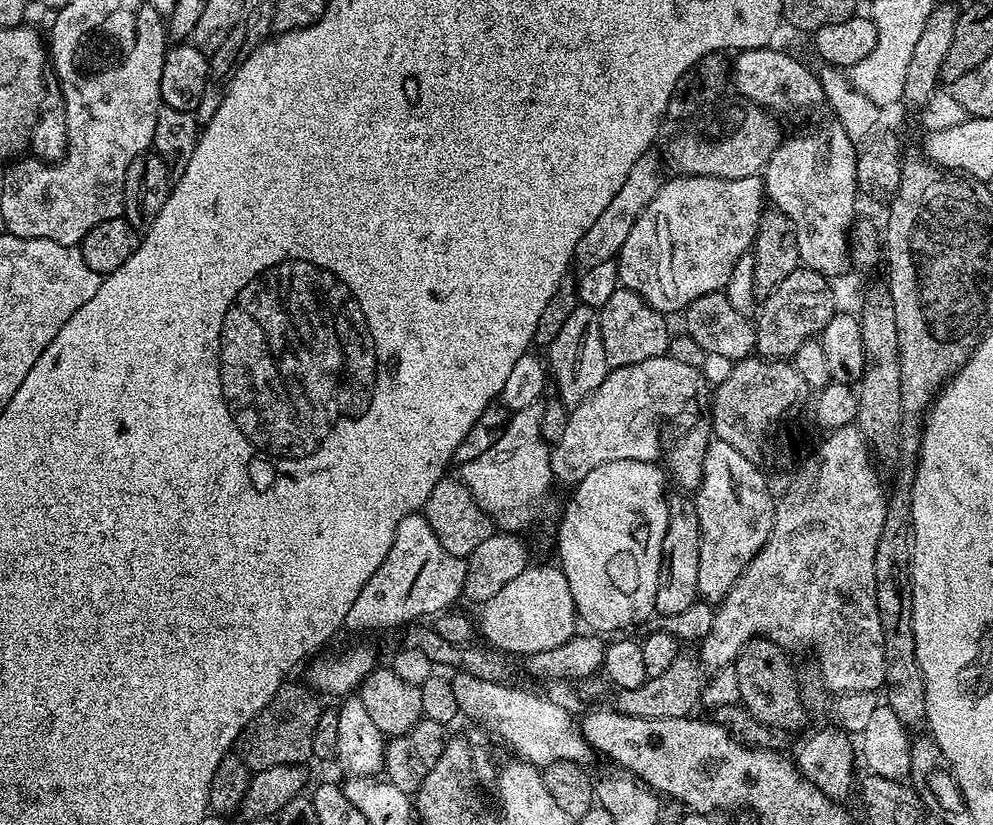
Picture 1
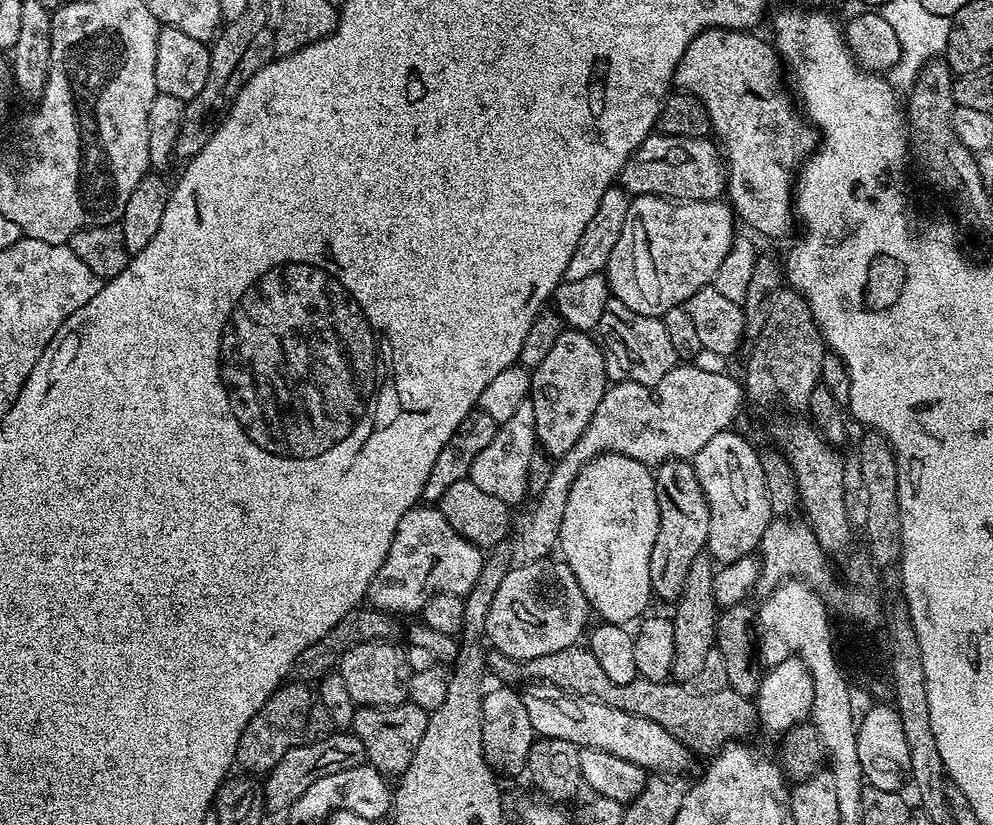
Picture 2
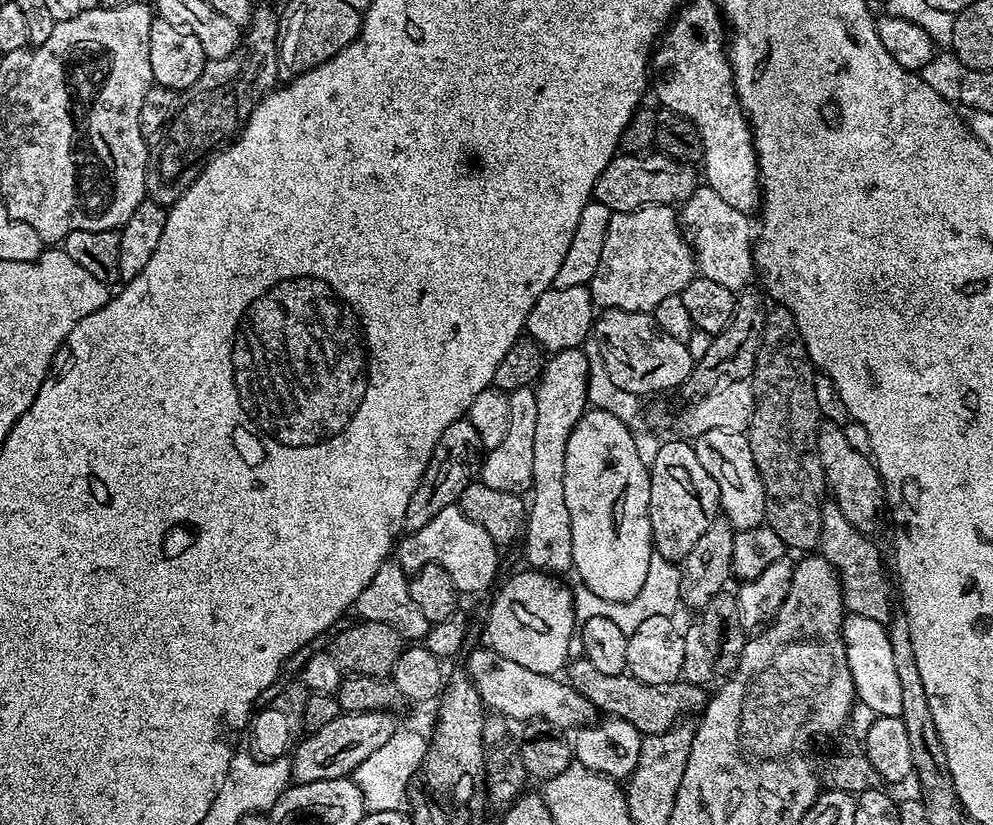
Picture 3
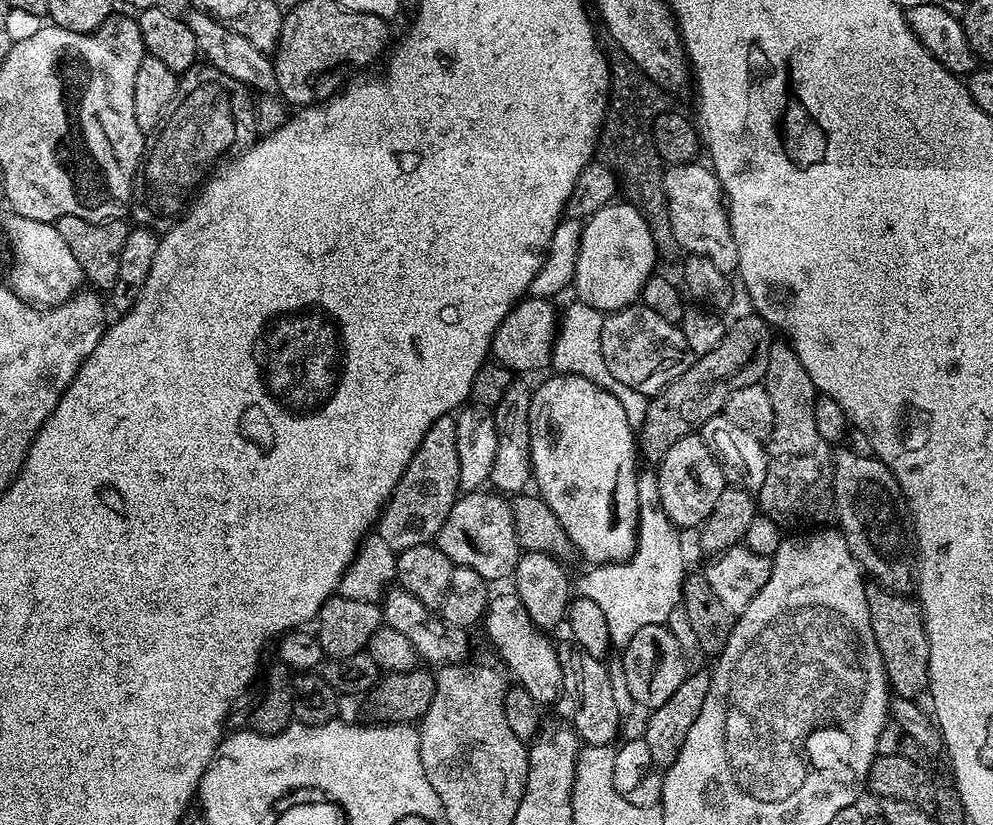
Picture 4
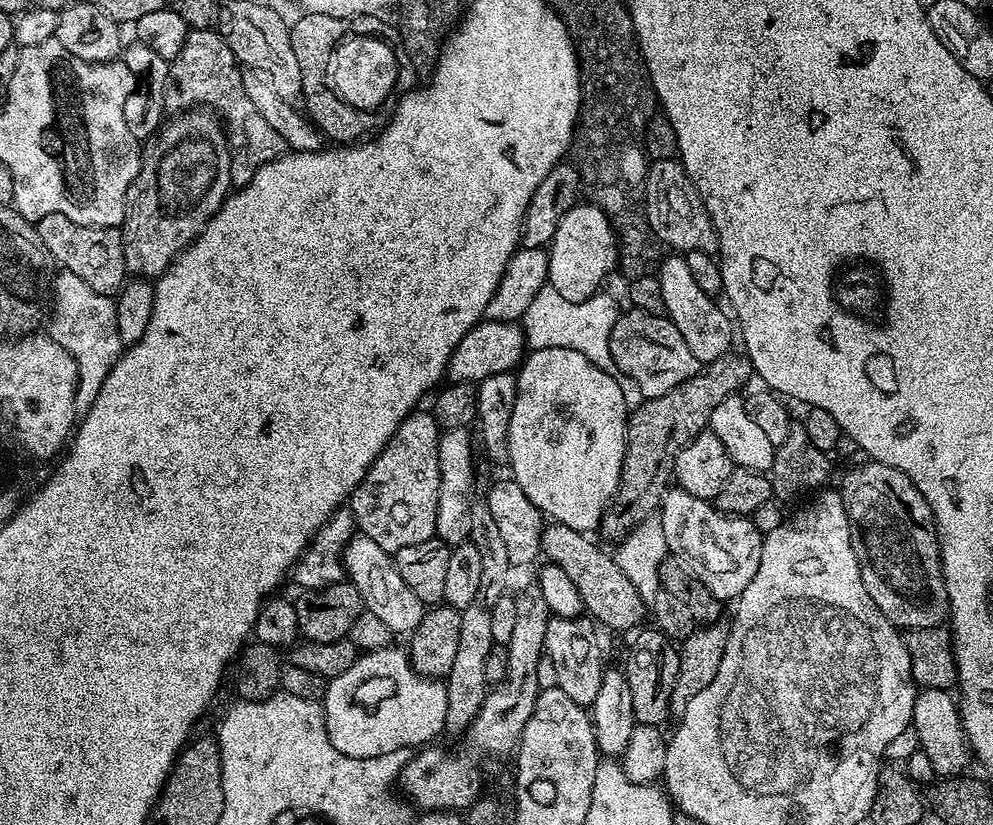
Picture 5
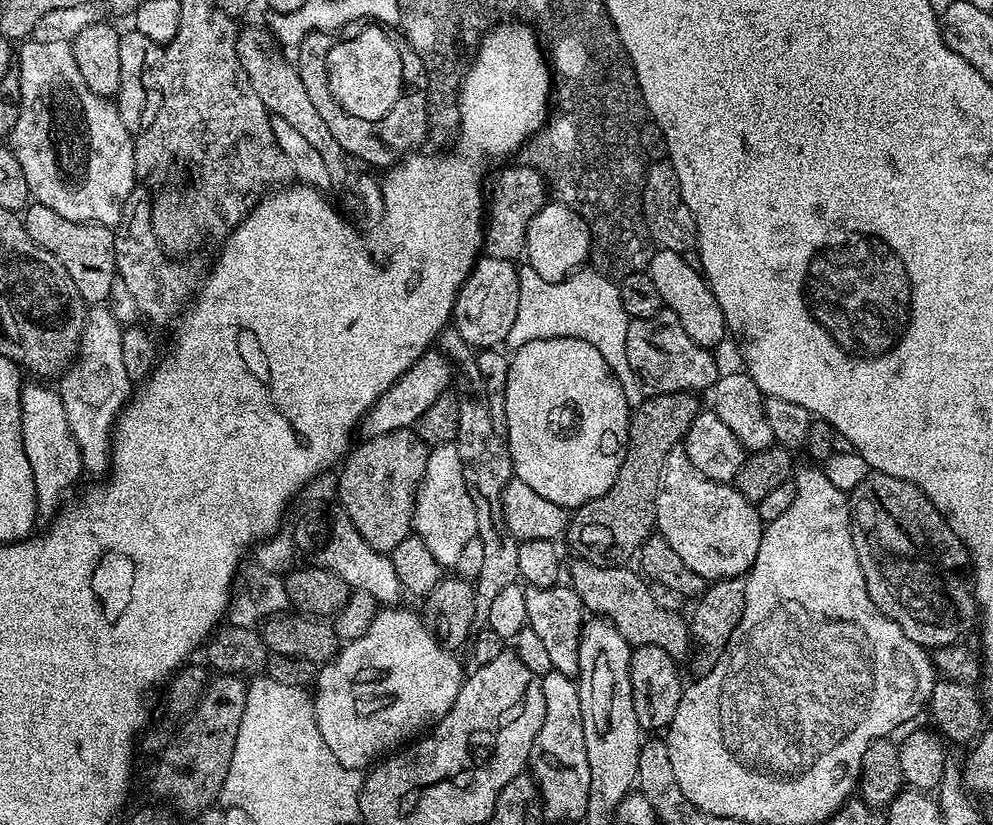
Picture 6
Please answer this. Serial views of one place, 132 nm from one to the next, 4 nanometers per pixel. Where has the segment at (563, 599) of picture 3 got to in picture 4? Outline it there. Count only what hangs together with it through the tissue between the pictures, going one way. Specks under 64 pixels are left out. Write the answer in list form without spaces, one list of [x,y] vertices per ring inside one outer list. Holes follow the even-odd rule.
[[[493,595],[488,601],[487,611],[482,619],[482,627],[488,631],[488,640],[496,647],[498,655],[504,659],[503,667],[513,672],[515,683],[521,684],[534,698],[537,704],[547,706],[556,699],[561,699],[564,690],[564,675],[562,666],[558,666],[558,654],[556,644],[548,641],[543,631],[530,622],[530,616],[526,614],[526,608],[514,595]]]

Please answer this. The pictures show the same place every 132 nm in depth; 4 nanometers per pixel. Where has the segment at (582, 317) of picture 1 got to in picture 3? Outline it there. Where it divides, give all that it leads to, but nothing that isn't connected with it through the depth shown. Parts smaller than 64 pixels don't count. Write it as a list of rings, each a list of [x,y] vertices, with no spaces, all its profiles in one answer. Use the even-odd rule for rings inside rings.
[[[580,348],[562,350],[547,357],[544,372],[535,385],[538,415],[534,429],[534,478],[530,489],[532,504],[526,508],[522,533],[527,567],[538,572],[561,574],[573,571],[570,512],[566,510],[566,442],[589,407],[588,357]]]

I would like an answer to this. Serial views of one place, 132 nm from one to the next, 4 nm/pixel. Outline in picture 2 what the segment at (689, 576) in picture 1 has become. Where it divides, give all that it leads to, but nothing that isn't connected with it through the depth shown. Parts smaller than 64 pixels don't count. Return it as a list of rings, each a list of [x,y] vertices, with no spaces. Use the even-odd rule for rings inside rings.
[[[669,460],[655,469],[656,501],[658,502],[658,534],[654,538],[654,550],[650,550],[650,586],[657,601],[679,600],[686,586],[686,574],[690,574],[690,562],[705,551],[710,530],[708,503],[702,494],[702,486],[696,477],[696,469],[688,460]]]

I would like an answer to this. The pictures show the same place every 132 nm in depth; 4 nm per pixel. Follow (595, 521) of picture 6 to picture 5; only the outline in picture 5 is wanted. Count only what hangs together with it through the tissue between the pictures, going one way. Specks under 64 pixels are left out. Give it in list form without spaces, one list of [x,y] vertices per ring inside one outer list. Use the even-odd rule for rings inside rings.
[[[729,354],[721,360],[715,360],[713,364],[697,371],[696,375],[691,376],[686,382],[674,386],[674,390],[670,390],[661,396],[647,397],[644,403],[631,409],[628,417],[628,439],[624,441],[624,461],[622,462],[620,485],[616,491],[616,499],[609,504],[604,516],[600,519],[598,536],[601,536],[599,536],[601,541],[614,540],[613,542],[621,542],[644,519],[650,519],[657,515],[660,501],[664,499],[665,492],[673,483],[678,454],[699,432],[708,428],[710,414],[714,414],[714,410],[722,401],[725,398],[737,395],[741,391],[740,387],[748,379],[753,379],[752,364],[748,361],[747,355],[736,355]]]

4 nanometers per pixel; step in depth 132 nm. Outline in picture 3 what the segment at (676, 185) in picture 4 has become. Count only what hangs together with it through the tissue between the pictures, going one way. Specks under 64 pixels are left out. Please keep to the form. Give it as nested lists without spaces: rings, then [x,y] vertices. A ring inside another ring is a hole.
[[[700,186],[691,198],[684,201],[678,212],[678,220],[682,225],[684,238],[692,248],[692,255],[696,257],[696,267],[701,277],[718,282],[735,294],[751,285],[748,283],[754,280],[754,224],[752,228],[748,221],[751,220],[749,213],[734,210],[734,206],[729,206],[719,194],[714,194],[712,188]]]

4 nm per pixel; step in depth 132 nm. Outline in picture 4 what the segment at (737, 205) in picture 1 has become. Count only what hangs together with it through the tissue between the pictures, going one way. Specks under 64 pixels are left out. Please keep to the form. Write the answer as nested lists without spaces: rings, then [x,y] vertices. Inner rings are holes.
[[[613,202],[583,221],[572,284],[579,303],[605,314],[618,312],[640,300],[640,291],[657,271],[656,264],[656,243],[644,215],[632,204]]]

